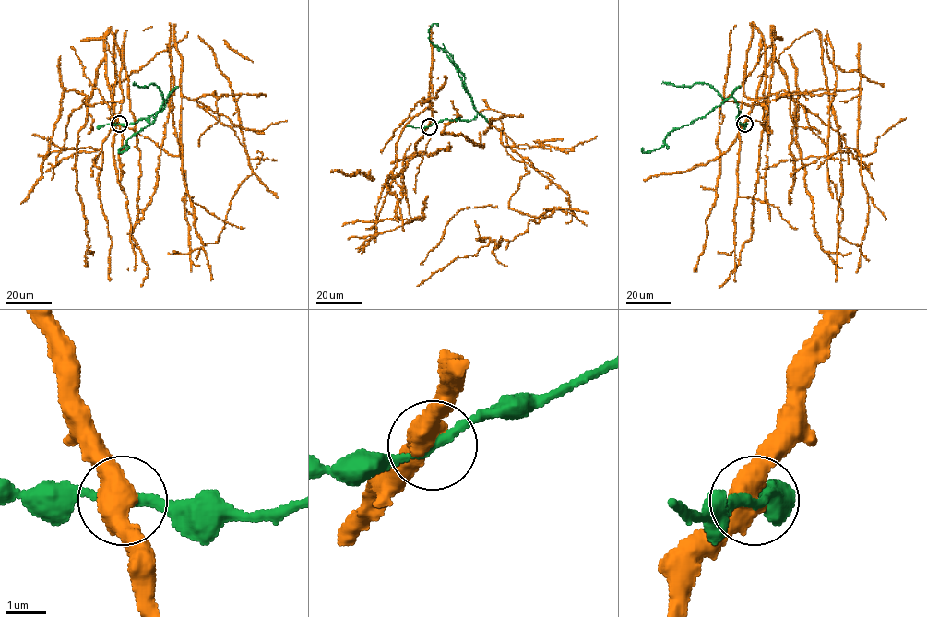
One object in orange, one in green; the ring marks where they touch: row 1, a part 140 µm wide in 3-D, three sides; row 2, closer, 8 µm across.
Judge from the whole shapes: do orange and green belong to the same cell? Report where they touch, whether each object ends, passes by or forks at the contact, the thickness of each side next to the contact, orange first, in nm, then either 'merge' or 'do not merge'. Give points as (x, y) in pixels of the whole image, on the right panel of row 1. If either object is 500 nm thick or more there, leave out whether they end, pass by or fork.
at (744, 124); 550 nm thick on the orange side, 200 nm on the other; merge

